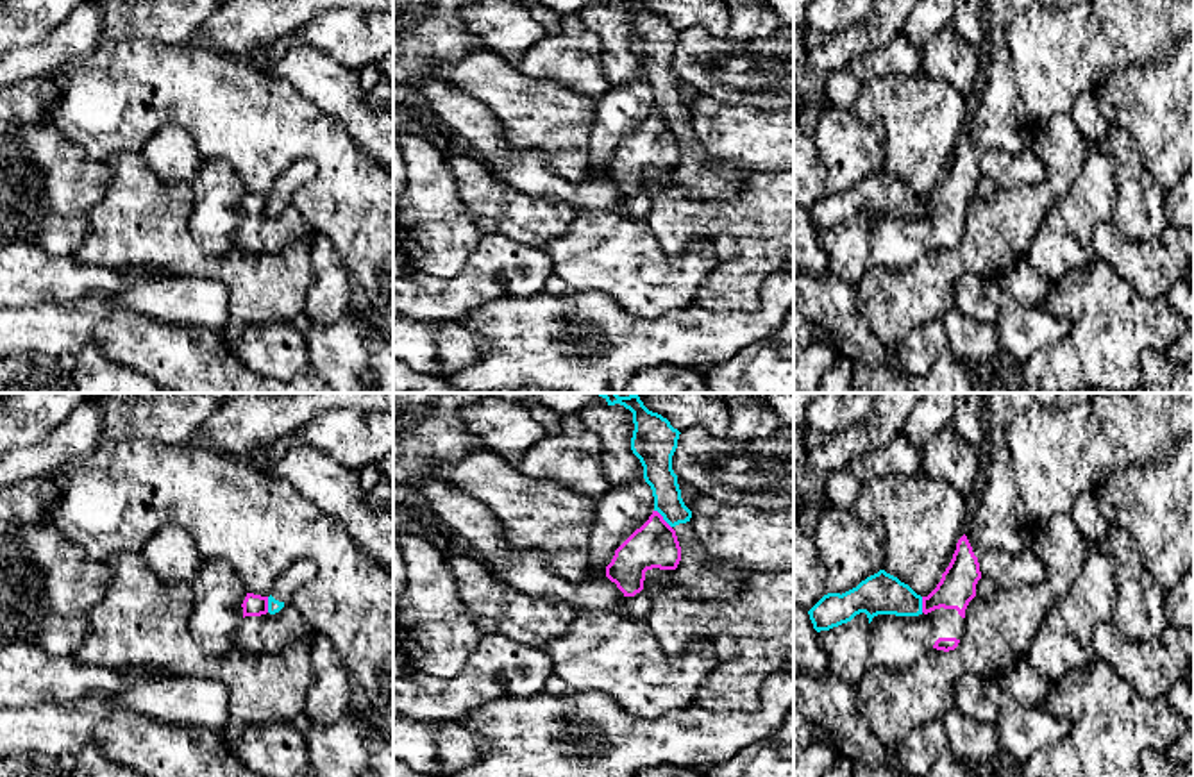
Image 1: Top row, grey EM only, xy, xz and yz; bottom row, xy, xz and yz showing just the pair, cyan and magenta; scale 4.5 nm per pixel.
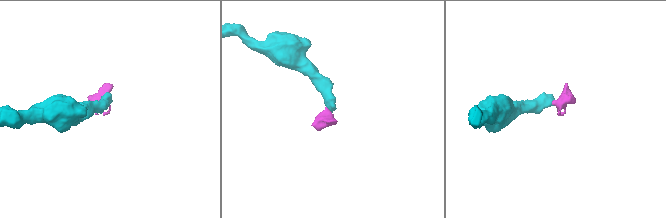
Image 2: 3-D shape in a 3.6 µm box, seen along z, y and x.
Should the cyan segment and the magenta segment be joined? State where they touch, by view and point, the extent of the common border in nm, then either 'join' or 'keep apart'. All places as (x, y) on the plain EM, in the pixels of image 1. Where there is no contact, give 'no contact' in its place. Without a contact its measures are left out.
xz (664, 118) | 120 nm | keep apart

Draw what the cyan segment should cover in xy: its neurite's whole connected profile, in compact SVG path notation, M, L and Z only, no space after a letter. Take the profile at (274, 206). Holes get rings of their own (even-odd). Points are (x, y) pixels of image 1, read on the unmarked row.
M295 161L284 173L273 182L273 191L268 196L268 213L279 213L291 202L293 193L311 182L316 177L316 166L311 161Z

